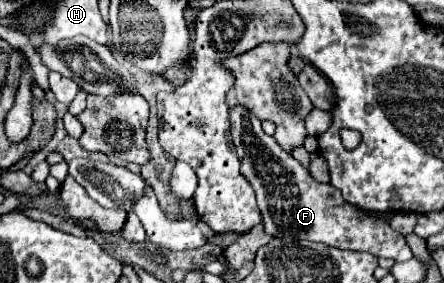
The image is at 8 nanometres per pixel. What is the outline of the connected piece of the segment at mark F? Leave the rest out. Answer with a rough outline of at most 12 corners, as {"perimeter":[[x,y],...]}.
{"perimeter":[[230,108],[268,234],[412,258],[384,218],[316,182],[248,108]]}

